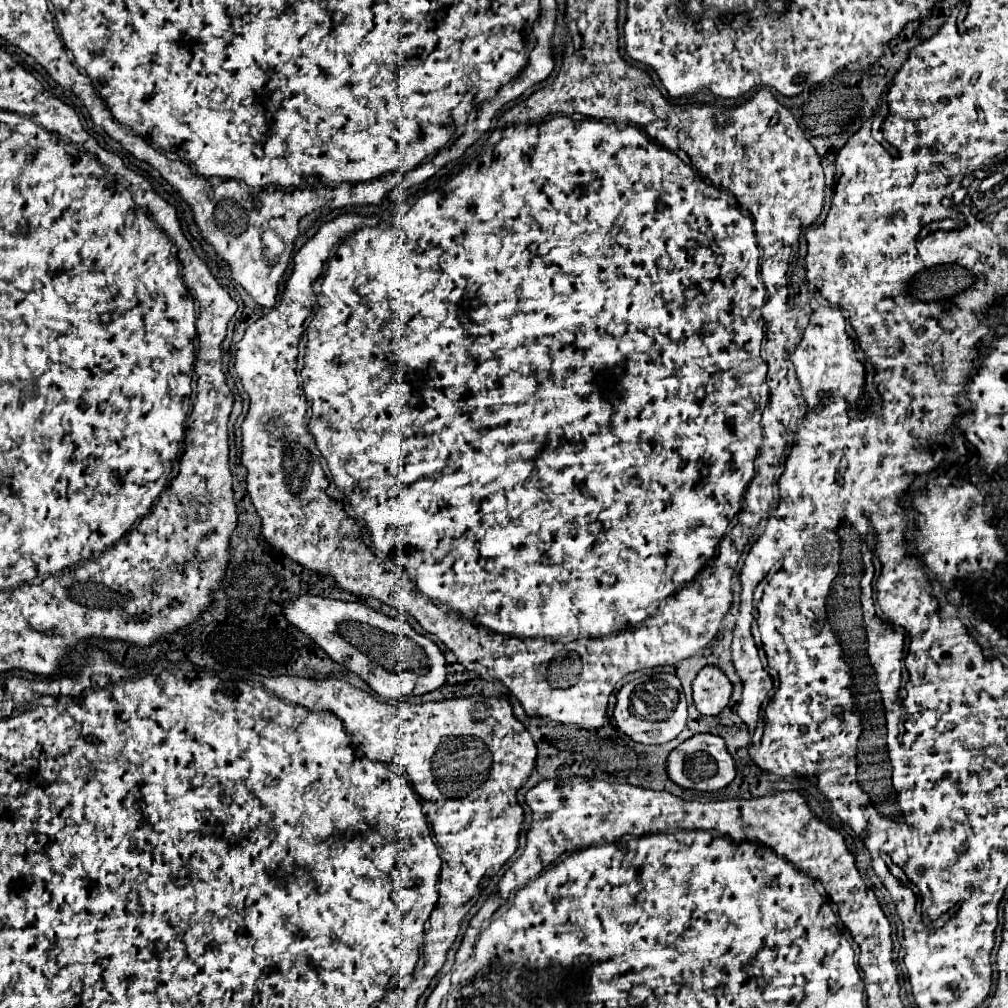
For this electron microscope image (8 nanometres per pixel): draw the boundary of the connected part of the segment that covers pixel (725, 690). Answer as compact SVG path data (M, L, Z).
M713 665L699 671L693 681L693 703L701 715L719 715L731 697L731 683L725 673Z

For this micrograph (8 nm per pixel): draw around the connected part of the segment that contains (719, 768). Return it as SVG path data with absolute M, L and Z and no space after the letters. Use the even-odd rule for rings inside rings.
M697 733L691 739L683 741L675 747L665 763L667 777L683 789L697 789L697 791L719 791L727 787L735 779L735 763L725 747L725 741L711 733Z

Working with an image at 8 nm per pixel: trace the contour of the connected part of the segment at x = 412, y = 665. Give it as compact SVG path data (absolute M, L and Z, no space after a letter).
M301 595L295 601L291 601L285 607L285 617L291 621L299 631L303 631L307 637L311 637L335 663L345 665L353 673L357 673L377 695L383 699L407 699L407 697L419 697L431 691L441 689L447 683L447 661L441 649L427 637L419 635L409 623L399 621L395 617L377 613L361 603L345 603L325 597L313 597L313 595Z

